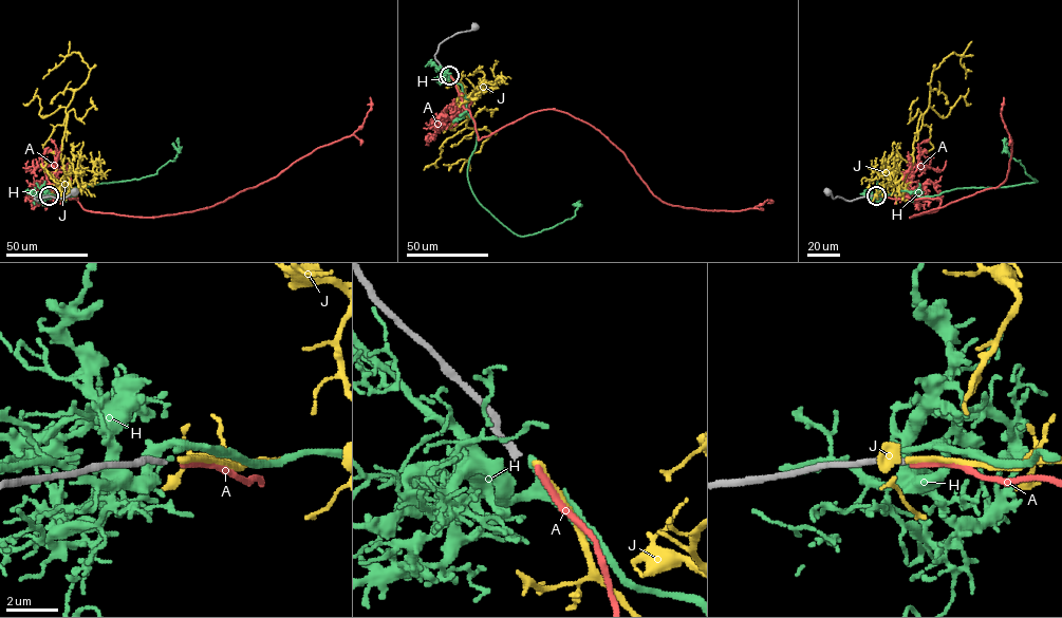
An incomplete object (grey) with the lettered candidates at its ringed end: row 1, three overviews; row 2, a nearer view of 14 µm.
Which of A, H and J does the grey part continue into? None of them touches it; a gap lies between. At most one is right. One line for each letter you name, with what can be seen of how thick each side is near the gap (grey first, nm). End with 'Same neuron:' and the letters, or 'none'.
A: 240 nm thick on the grey side, 240 nm on the other
Same neuron: A

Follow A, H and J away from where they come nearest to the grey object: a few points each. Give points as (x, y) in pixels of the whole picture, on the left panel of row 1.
A: (50, 195), (77, 198), (89, 211), (134, 217), (206, 208), (350, 136), (362, 125), (370, 97)
H: (50, 194), (66, 190), (72, 197), (76, 191), (67, 187), (154, 174), (174, 161), (178, 137)
J: (50, 194), (59, 193), (66, 184), (61, 152), (66, 108), (90, 69), (73, 52), (42, 78)

